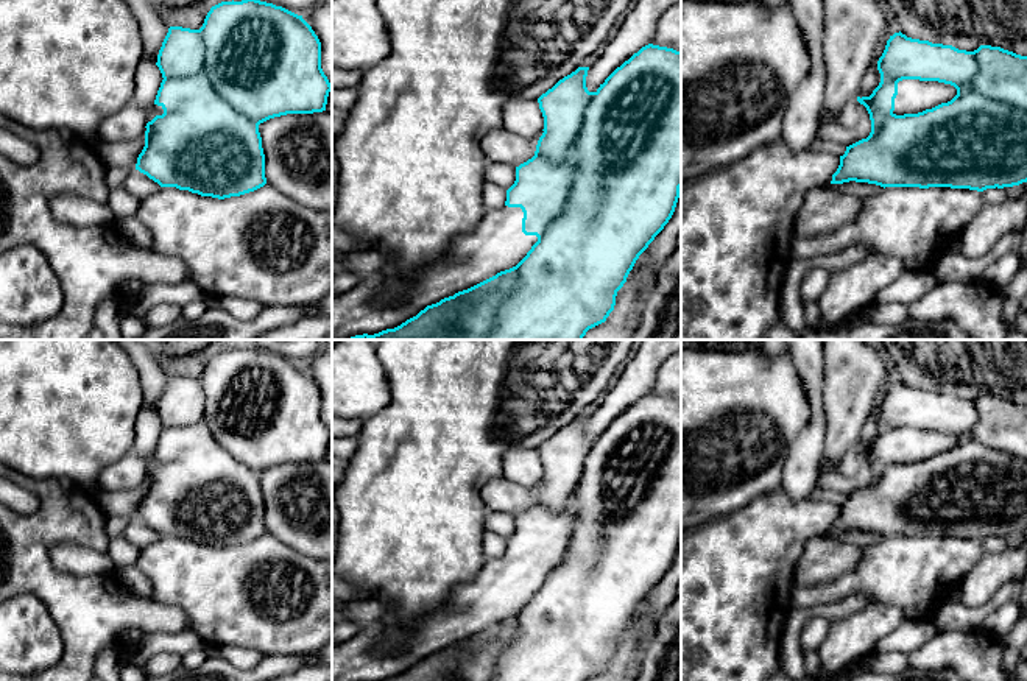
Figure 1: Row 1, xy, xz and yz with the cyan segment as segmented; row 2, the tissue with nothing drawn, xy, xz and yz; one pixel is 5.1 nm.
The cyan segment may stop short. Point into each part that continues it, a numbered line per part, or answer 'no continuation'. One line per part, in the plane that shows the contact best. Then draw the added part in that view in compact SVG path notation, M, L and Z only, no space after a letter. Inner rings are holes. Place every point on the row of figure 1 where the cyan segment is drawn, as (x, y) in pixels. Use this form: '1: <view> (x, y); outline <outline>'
1: xz (497, 243); outline M502 206L486 210L474 232L452 242L443 260L413 274L404 296L394 305L376 305L386 279L383 270L334 296L332 340L394 329L427 305L516 266L538 242L536 235L522 232L522 218L521 207Z

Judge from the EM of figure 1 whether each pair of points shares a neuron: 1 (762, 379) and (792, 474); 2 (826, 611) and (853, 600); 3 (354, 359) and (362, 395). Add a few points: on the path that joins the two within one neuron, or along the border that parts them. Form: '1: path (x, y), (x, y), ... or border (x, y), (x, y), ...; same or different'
1: border (808, 426), (789, 448), (779, 485); different
2: path (832, 611), (847, 606); same
3: path (354, 368), (354, 385); same

